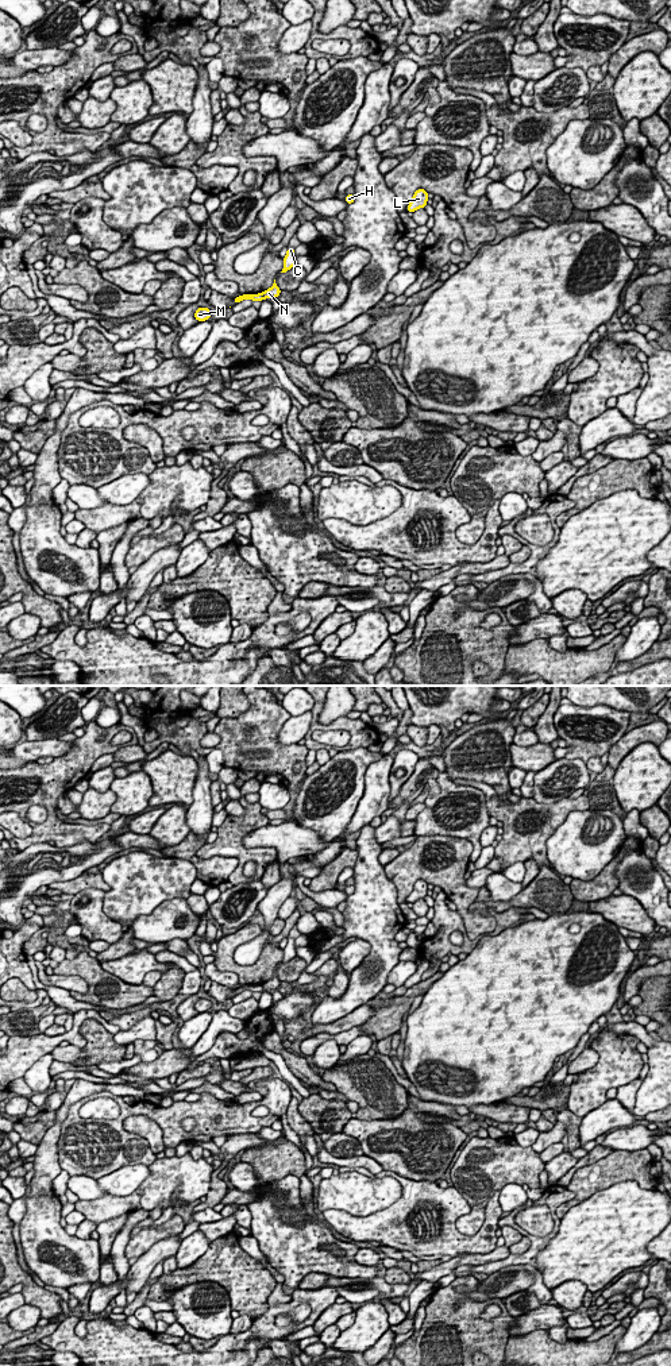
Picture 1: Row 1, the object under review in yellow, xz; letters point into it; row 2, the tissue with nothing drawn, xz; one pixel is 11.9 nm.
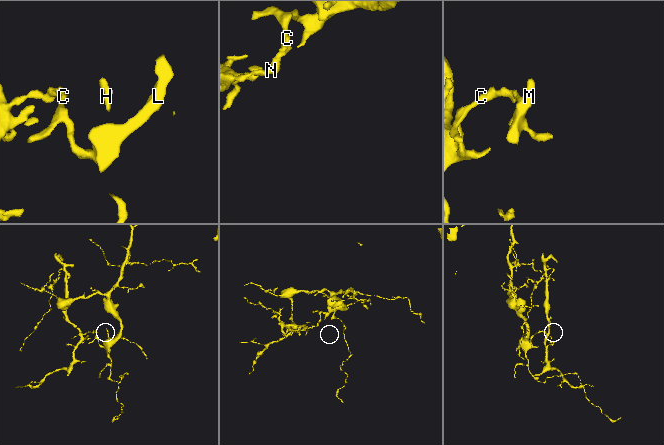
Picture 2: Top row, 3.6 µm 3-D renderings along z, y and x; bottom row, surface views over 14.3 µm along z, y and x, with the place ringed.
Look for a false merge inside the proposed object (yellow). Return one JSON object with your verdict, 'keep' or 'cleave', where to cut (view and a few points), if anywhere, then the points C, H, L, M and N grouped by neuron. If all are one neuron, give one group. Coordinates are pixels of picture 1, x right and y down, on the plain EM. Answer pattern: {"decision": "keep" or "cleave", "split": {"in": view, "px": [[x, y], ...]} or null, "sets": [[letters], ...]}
{"decision": "cleave", "split": {"in": "xz", "px": [[261, 984], [263, 988]]}, "sets": [["C", "H", "L", "N"], ["M"]]}

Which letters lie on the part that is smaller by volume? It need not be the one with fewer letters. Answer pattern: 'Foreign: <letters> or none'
Foreign: M

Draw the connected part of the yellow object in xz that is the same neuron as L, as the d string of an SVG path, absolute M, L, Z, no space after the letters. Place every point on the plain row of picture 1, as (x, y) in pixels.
M417 880L413 885L410 895L406 898L408 903L414 903L419 899L425 899L428 892L428 884L424 880Z

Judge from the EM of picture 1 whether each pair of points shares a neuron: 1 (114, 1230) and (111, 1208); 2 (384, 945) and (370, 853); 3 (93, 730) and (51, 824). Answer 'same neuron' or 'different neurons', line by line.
1: different neurons
2: same neuron
3: same neuron

